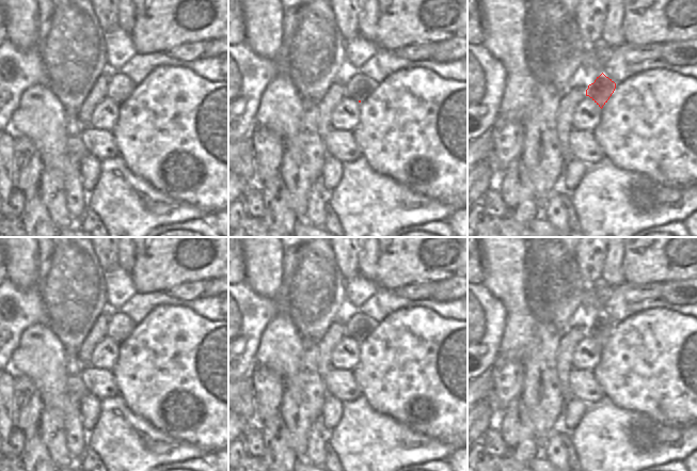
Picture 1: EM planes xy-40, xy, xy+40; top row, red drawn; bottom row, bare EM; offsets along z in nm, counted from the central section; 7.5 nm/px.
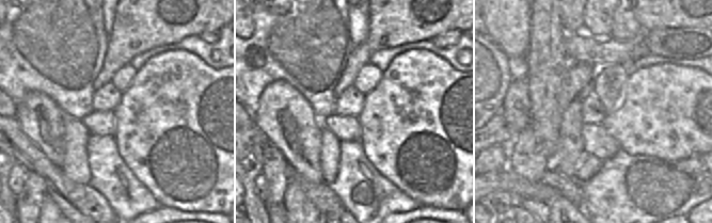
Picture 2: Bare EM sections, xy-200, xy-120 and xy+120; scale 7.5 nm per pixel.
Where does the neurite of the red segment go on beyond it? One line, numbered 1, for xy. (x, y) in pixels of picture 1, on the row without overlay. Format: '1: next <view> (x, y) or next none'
1: next none

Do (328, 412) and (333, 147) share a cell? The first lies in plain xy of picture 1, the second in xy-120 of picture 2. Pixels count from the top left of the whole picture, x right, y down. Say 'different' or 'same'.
same

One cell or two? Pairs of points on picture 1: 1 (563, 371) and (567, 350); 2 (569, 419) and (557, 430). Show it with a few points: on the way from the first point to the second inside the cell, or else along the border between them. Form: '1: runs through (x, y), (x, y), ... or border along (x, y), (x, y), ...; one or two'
1: runs through (564, 365), (565, 356); one
2: border along (560, 422), (565, 430); two

